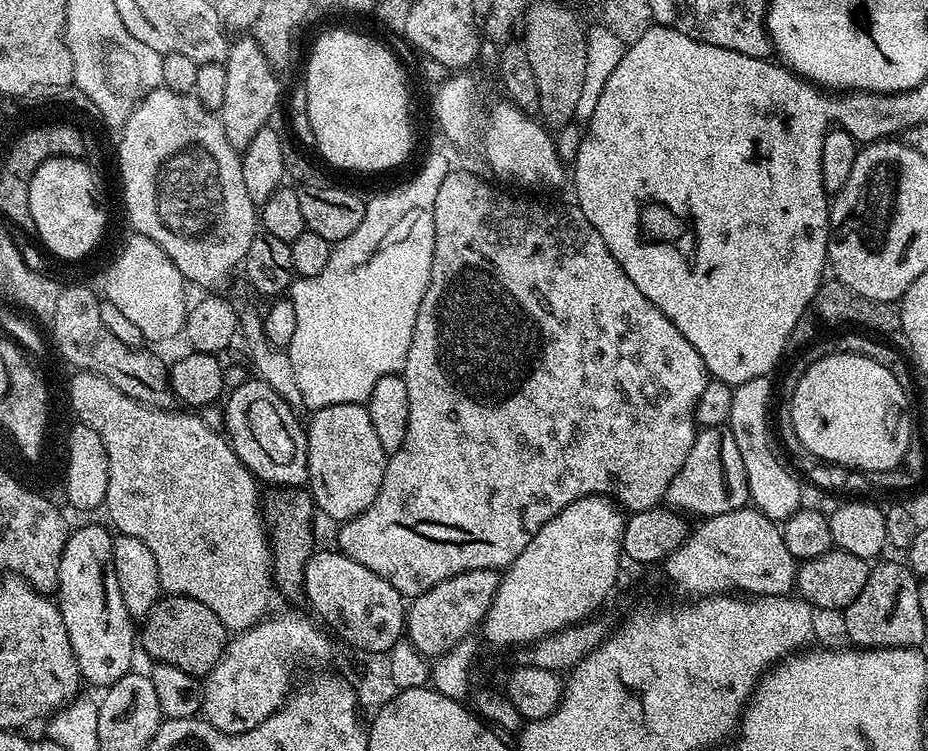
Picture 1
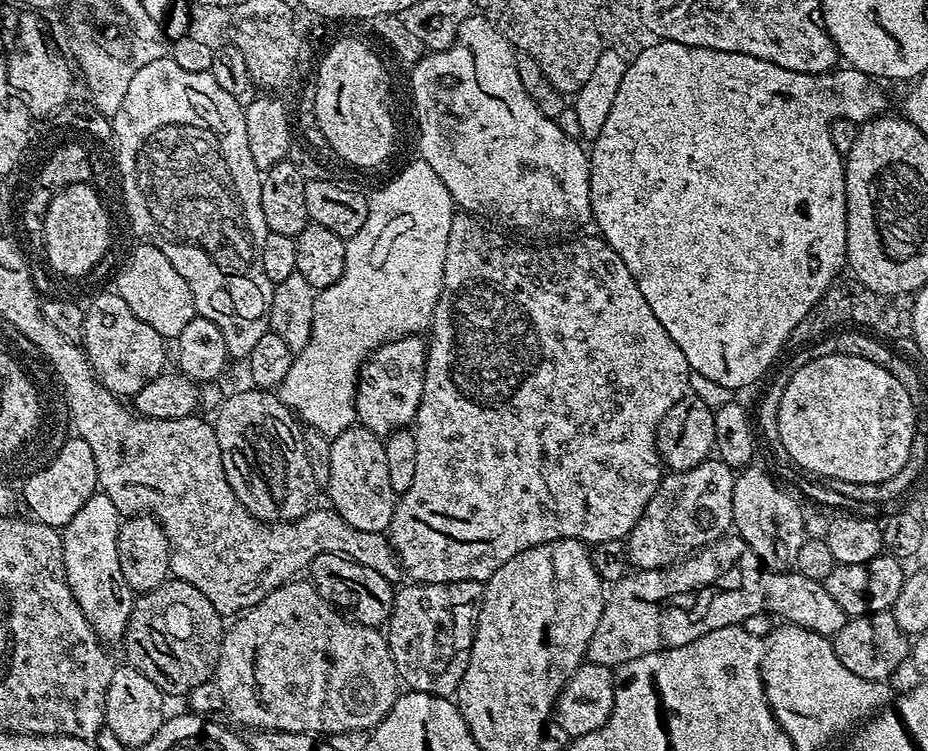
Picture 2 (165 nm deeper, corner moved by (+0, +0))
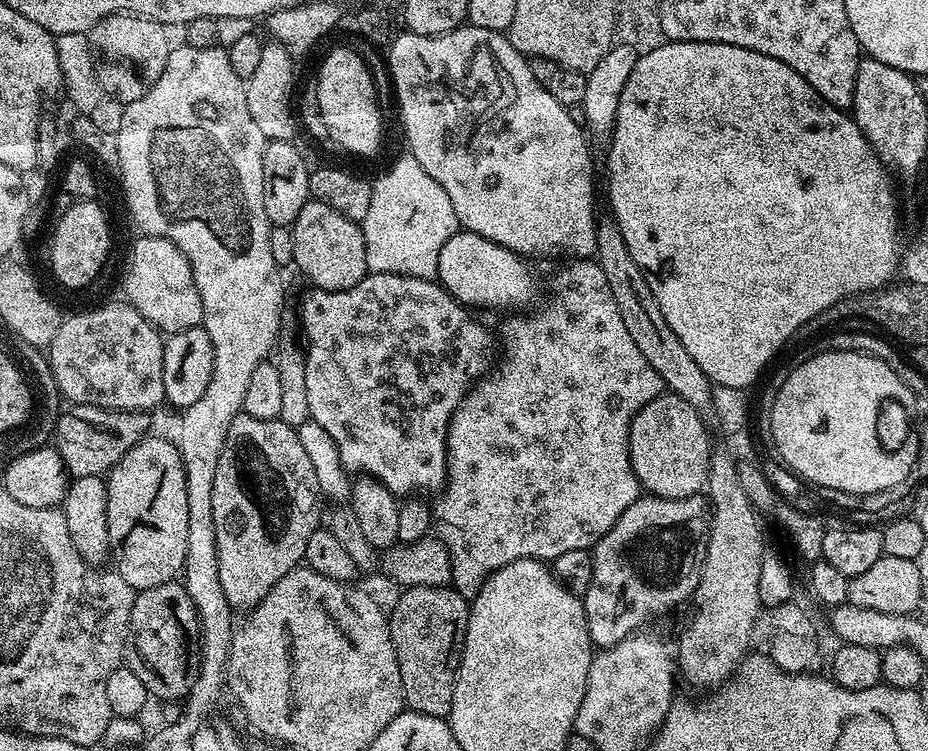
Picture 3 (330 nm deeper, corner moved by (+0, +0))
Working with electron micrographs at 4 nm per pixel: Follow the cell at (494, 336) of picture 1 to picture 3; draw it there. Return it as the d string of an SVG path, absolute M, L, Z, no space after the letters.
M576 258L569 268L560 272L556 280L556 289L552 292L552 301L541 312L533 316L528 314L512 314L500 328L499 339L502 341L502 355L498 363L483 378L476 381L468 390L464 401L452 415L448 423L448 475L442 491L435 497L436 508L431 509L434 521L434 532L439 540L448 548L452 563L451 587L462 593L465 598L475 597L477 590L492 573L498 571L503 564L509 564L522 558L551 562L558 554L566 550L579 548L591 549L622 518L622 514L634 501L640 499L642 489L630 462L628 449L628 428L633 418L642 409L665 391L662 378L646 358L642 358L642 350L634 346L634 338L626 334L626 326L622 326L622 318L618 314L618 305L614 302L614 294L610 294L610 286L606 282L606 274L602 274L602 266L592 258Z

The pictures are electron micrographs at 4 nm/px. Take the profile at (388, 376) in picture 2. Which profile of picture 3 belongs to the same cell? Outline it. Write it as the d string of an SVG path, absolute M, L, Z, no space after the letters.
M369 272L357 284L350 286L350 290L337 292L327 292L321 288L308 290L304 301L300 304L300 324L304 327L305 338L308 339L308 346L303 349L303 353L310 420L311 423L322 426L322 430L326 430L330 438L334 438L340 455L340 466L345 472L363 474L381 480L397 498L424 494L420 492L435 493L443 489L448 475L448 423L452 421L452 415L464 401L469 388L493 367L494 357L498 352L494 336L492 341L491 334L471 314L473 315L465 305L455 300L435 279L423 280L393 272Z

